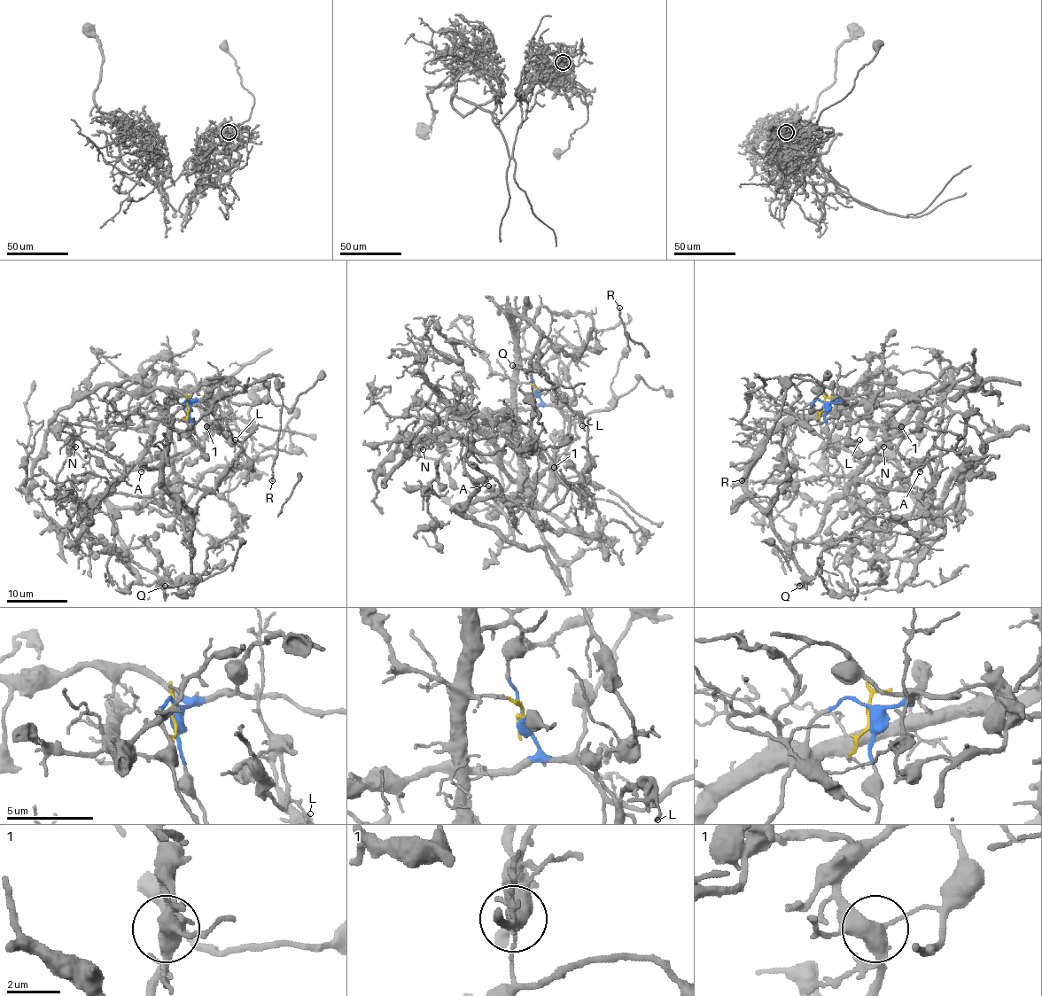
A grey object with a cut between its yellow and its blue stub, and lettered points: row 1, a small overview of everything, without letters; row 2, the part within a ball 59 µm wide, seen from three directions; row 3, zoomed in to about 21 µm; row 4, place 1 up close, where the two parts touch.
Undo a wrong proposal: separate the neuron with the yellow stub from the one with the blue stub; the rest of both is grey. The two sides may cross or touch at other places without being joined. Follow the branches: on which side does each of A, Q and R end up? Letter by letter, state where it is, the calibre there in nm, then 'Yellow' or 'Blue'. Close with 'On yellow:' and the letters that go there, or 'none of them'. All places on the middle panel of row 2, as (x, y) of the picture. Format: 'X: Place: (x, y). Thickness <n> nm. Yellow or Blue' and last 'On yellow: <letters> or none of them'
A: Place: (488, 486). Thickness 240 nm. Yellow
Q: Place: (512, 365). Thickness 340 nm. Yellow
R: Place: (619, 307). Thickness 150 nm. Blue
On yellow: A, Q

